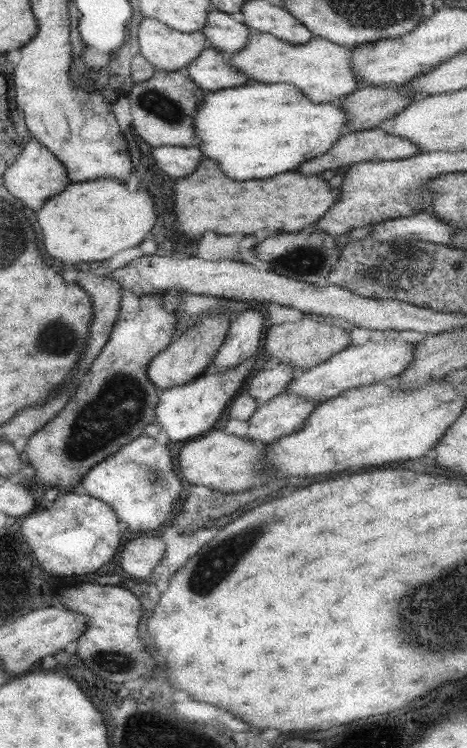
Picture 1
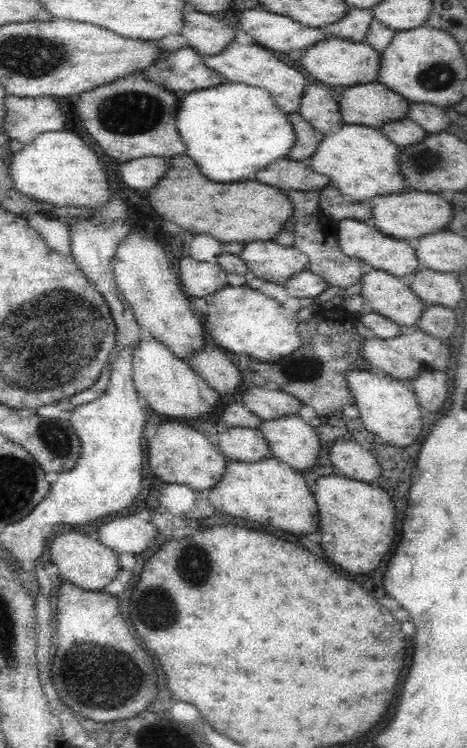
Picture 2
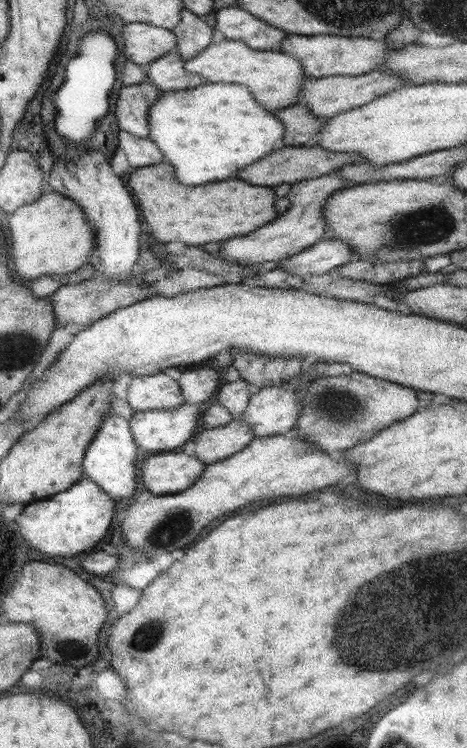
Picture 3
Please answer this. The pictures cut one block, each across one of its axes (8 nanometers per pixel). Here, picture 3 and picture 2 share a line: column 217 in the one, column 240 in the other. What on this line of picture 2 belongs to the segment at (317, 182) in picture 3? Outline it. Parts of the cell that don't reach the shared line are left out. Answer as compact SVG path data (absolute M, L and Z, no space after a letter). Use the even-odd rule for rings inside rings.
M274 240L246 242L239 257L247 264L248 271L278 286L288 282L296 272L308 270L306 254L293 246L280 246Z

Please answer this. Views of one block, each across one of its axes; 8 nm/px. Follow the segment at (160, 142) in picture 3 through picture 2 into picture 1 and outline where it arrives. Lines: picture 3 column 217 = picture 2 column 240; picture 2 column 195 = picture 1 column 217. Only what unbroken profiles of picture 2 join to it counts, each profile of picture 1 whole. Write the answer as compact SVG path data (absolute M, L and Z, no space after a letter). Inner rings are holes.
M248 82L246 86L206 91L194 117L198 147L206 158L218 160L232 180L270 178L294 171L302 162L328 152L348 122L342 108L315 104L290 83Z

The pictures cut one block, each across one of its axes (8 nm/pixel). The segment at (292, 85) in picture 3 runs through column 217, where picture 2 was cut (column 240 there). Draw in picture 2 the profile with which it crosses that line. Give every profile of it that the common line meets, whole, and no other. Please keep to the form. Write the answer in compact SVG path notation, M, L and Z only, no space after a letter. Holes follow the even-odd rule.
M244 38L230 42L228 48L222 50L220 54L214 54L214 56L200 54L200 57L204 64L218 71L230 82L249 84L270 91L276 99L276 105L285 113L298 113L302 96L304 96L304 88L312 81L302 70L282 62L270 49Z

